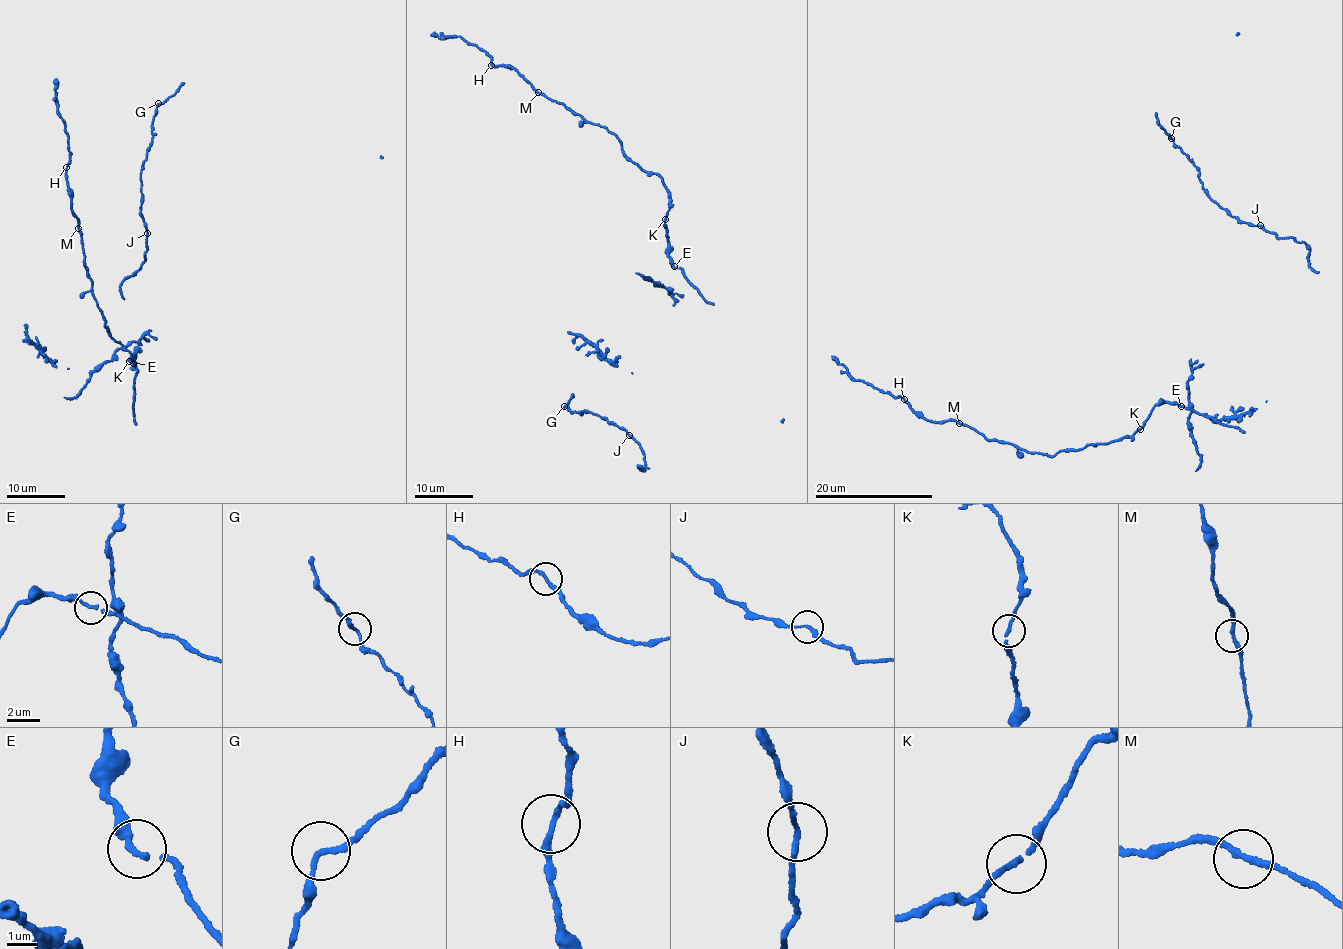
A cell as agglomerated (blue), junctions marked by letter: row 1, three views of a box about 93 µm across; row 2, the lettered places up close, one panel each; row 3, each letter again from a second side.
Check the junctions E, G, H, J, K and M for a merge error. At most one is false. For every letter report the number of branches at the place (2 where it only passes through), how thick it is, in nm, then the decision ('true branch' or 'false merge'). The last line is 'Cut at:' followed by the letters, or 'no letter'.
E: 2 | 170 nm | true branch
G: 2 | 170 nm | true branch
H: 2 | 190 nm | true branch
J: 2 | 160 nm | true branch
K: 2 | 170 nm | true branch
M: 2 | 200 nm | true branch
Cut at: no letter

